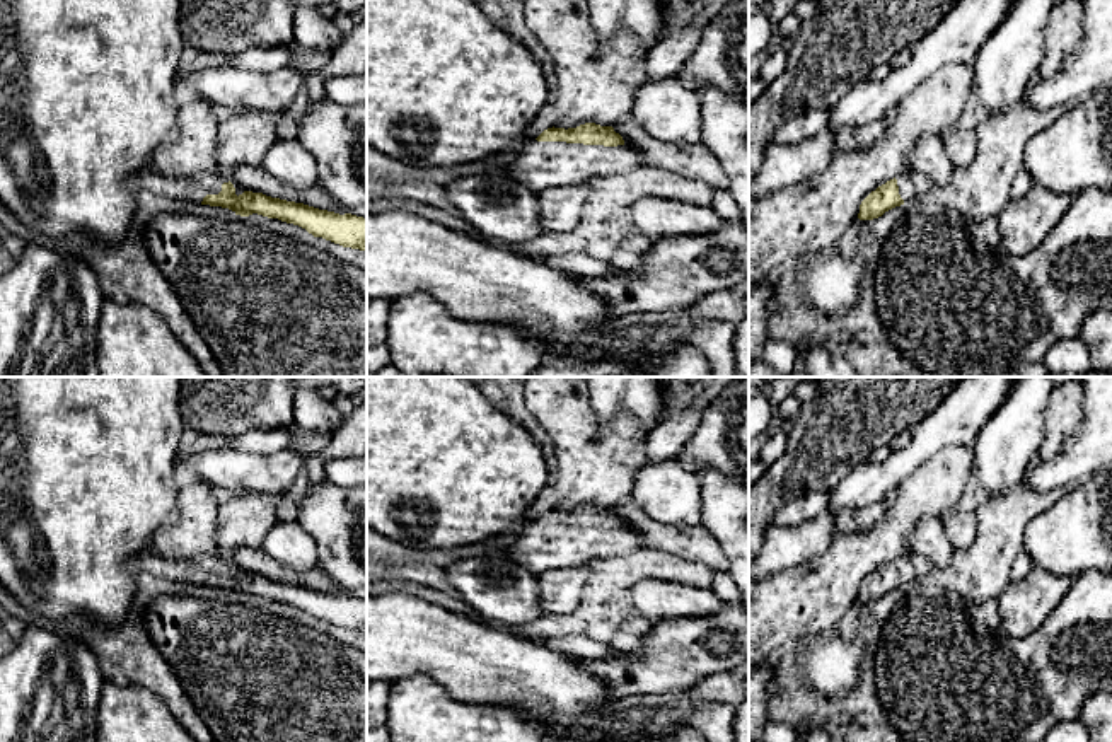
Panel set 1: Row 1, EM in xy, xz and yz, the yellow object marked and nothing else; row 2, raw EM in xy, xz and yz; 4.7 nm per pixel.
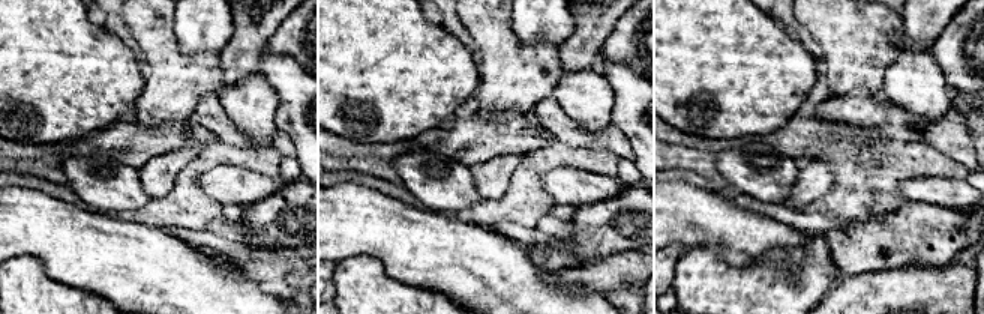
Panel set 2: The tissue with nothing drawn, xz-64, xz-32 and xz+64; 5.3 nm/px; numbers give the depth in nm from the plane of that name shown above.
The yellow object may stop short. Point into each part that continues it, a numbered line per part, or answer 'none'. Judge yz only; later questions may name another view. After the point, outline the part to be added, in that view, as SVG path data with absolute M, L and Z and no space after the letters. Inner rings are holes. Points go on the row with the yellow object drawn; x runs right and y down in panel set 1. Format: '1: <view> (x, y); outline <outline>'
1: yz (913, 185); outline M912 169L902 171L895 179L904 203L923 198L935 186L926 174Z

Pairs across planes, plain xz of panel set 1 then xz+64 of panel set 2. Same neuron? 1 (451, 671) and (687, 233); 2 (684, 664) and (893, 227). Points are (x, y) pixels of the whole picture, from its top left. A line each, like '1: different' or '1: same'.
1: same
2: same

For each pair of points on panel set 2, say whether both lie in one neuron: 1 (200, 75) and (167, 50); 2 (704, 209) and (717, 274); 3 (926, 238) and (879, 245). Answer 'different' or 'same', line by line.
1: same
2: different
3: same

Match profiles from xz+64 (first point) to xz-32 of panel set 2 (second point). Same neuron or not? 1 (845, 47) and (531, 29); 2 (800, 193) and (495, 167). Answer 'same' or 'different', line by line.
1: different
2: same

